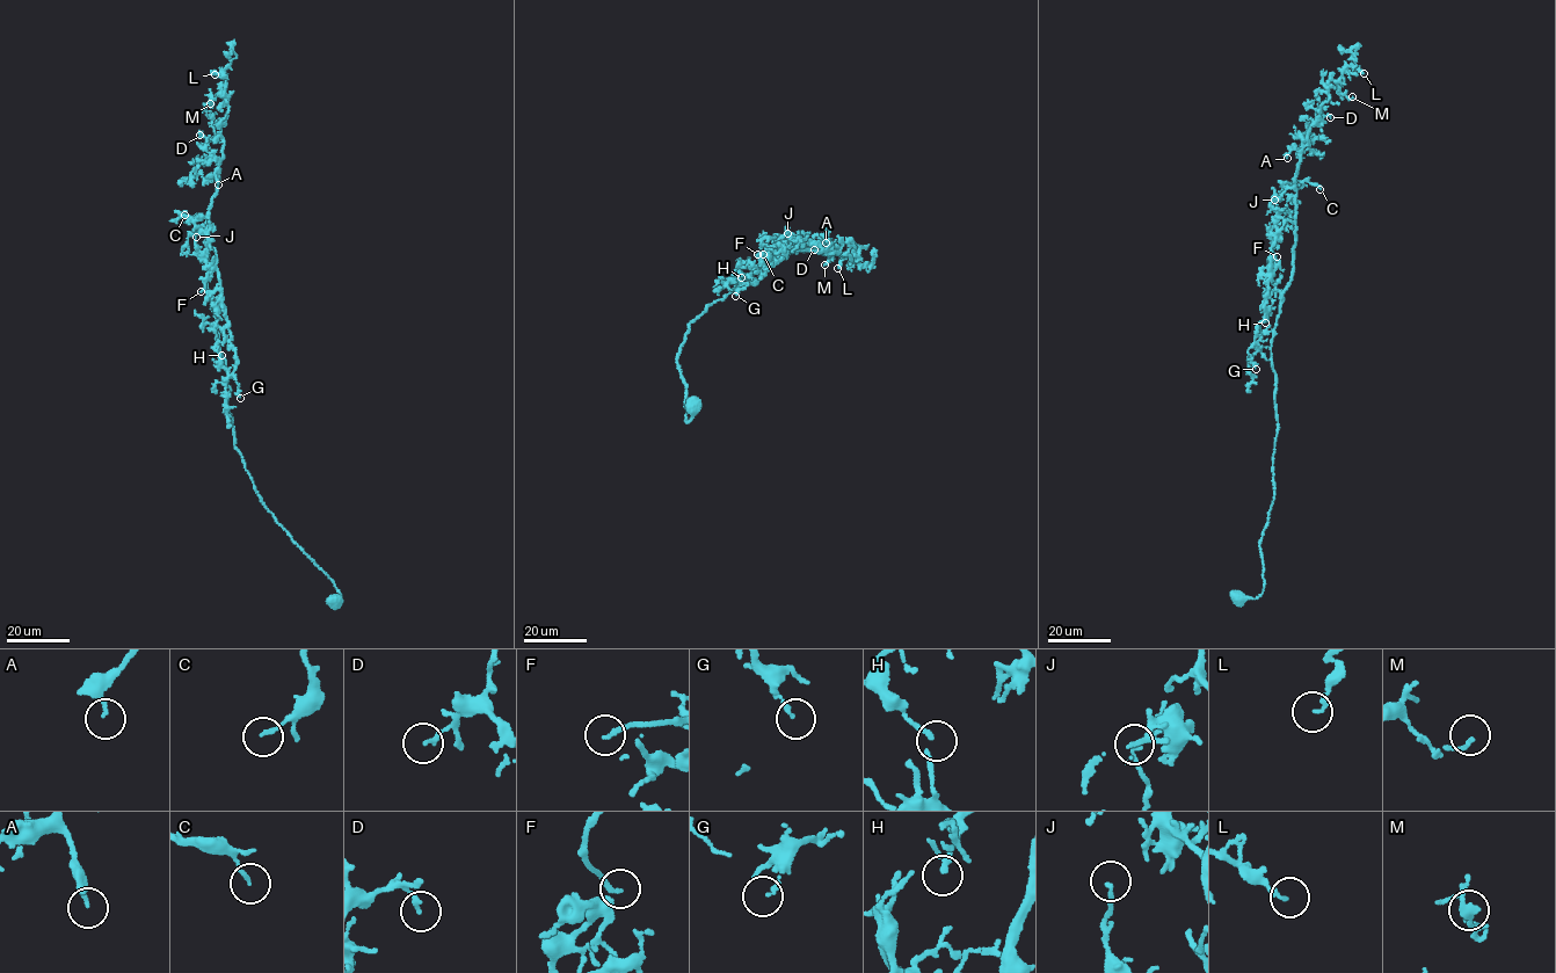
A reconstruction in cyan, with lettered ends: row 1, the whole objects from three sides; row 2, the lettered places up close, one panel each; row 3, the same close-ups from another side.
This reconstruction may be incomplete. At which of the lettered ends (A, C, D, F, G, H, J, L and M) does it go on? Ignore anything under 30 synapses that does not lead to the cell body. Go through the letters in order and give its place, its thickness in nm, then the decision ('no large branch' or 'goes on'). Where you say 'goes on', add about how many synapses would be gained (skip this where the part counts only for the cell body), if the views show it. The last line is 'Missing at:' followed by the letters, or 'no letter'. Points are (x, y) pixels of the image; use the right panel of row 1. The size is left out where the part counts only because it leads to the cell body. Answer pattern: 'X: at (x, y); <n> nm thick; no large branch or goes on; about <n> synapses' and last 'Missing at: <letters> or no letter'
A: at (1287, 158); 140 nm thick; no large branch
C: at (1320, 189); 100 nm thick; no large branch
D: at (1330, 117); 140 nm thick; no large branch
F: at (1277, 256); 150 nm thick; goes on; about 80 synapses
G: at (1256, 369); 120 nm thick; no large branch
H: at (1265, 322); 130 nm thick; no large branch
J: at (1274, 200); 120 nm thick; no large branch
L: at (1364, 73); 150 nm thick; no large branch
M: at (1352, 96); 120 nm thick; no large branch
Missing at: F

